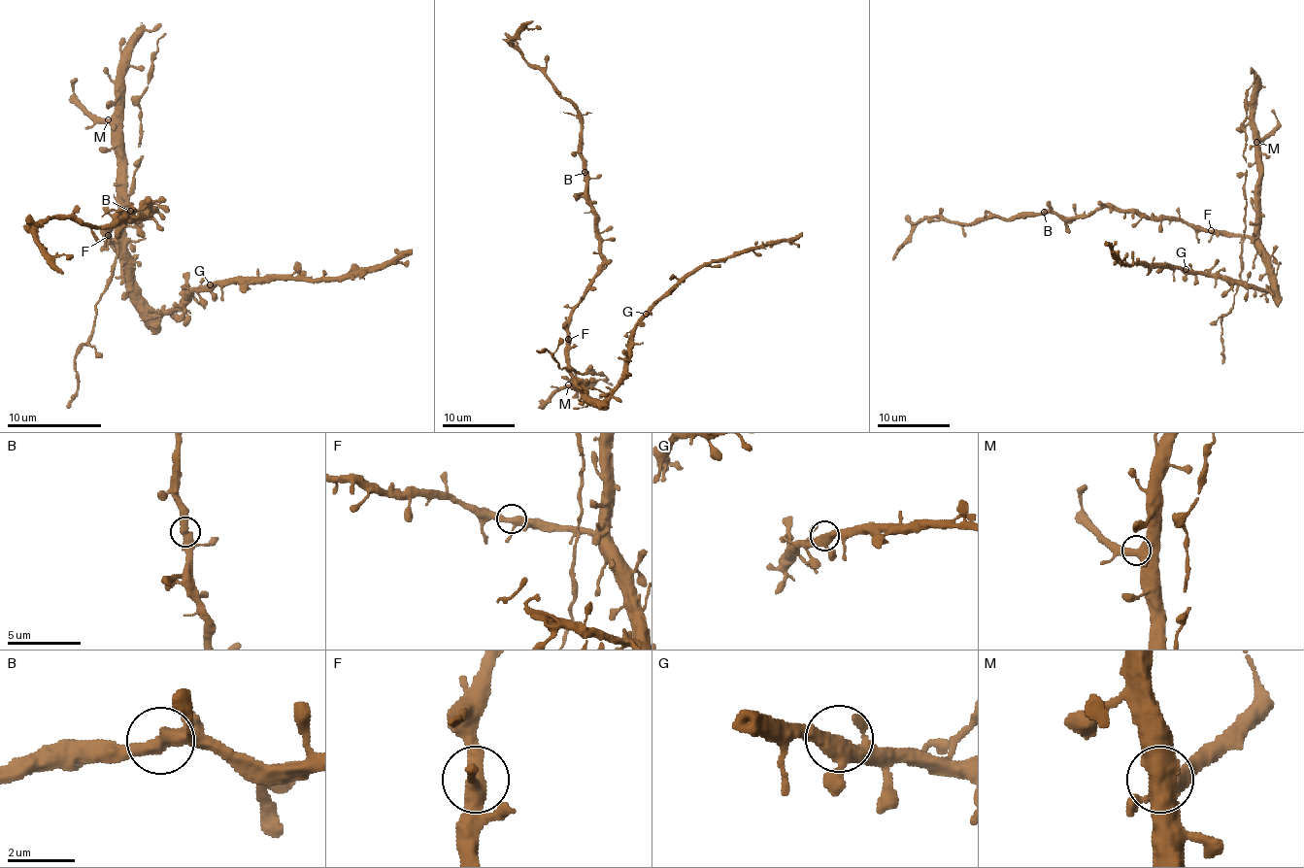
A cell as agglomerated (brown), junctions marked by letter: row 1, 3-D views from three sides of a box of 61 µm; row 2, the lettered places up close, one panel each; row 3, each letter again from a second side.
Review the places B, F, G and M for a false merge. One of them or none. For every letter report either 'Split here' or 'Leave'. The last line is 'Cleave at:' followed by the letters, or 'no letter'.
B: Leave
F: Leave
G: Leave
M: Leave
Cleave at: no letter

